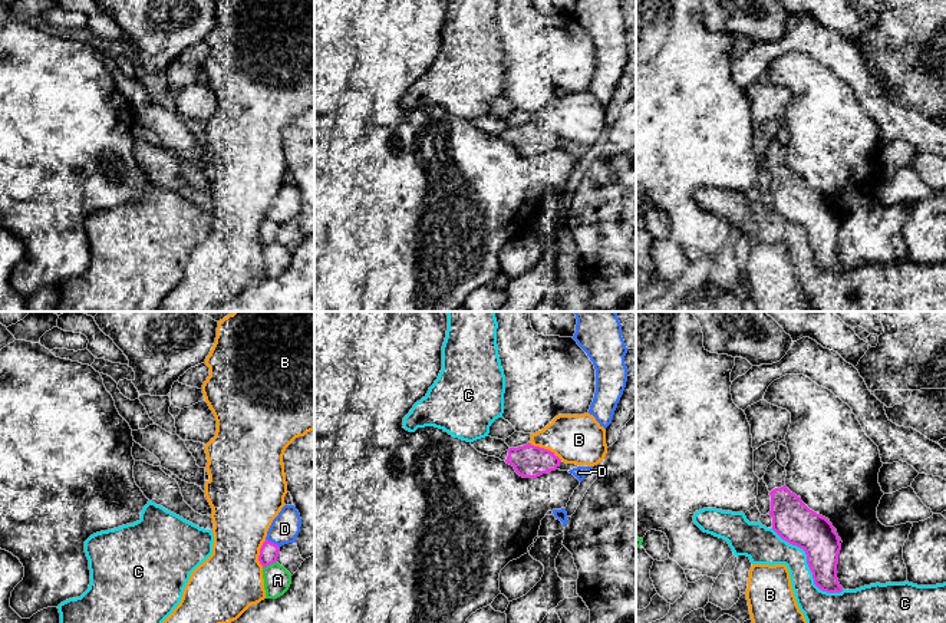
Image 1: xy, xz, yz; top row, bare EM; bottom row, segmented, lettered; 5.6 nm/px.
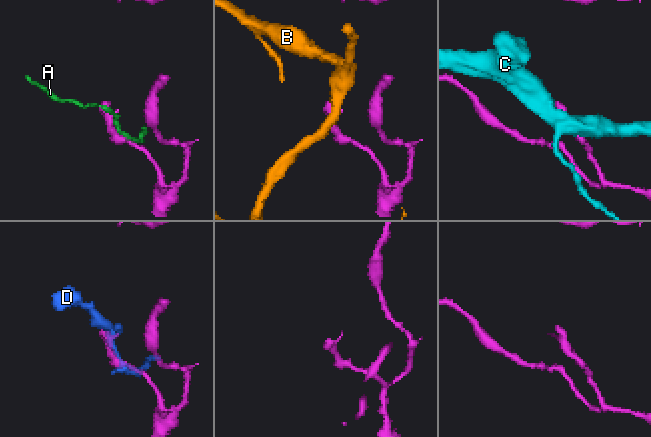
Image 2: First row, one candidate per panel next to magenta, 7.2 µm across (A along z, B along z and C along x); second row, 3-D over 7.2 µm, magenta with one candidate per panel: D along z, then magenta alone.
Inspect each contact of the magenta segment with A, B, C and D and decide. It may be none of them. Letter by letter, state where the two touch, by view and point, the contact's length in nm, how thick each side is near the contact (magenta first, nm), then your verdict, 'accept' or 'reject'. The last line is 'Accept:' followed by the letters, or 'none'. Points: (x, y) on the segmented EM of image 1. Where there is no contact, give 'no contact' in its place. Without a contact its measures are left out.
A: xy (269, 564) | 90 nm | 110/150 nm | reject
B: xy (260, 554) | 160 nm | 110/360 nm | reject
C: yz (813, 574) | 400 nm | 220/180 nm | reject
D: xy (273, 543) | 90 nm | 110/160 nm | reject
Accept: none

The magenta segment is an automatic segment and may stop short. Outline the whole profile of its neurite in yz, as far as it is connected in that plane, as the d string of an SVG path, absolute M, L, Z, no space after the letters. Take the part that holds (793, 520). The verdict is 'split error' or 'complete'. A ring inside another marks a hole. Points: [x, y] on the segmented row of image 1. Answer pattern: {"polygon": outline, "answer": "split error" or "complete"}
{"polygon": "M774 459L764 475L771 495L772 530L785 541L802 548L814 584L827 593L841 593L837 578L838 534L823 515L810 510L800 497L785 487L787 471Z", "answer": "split error"}

